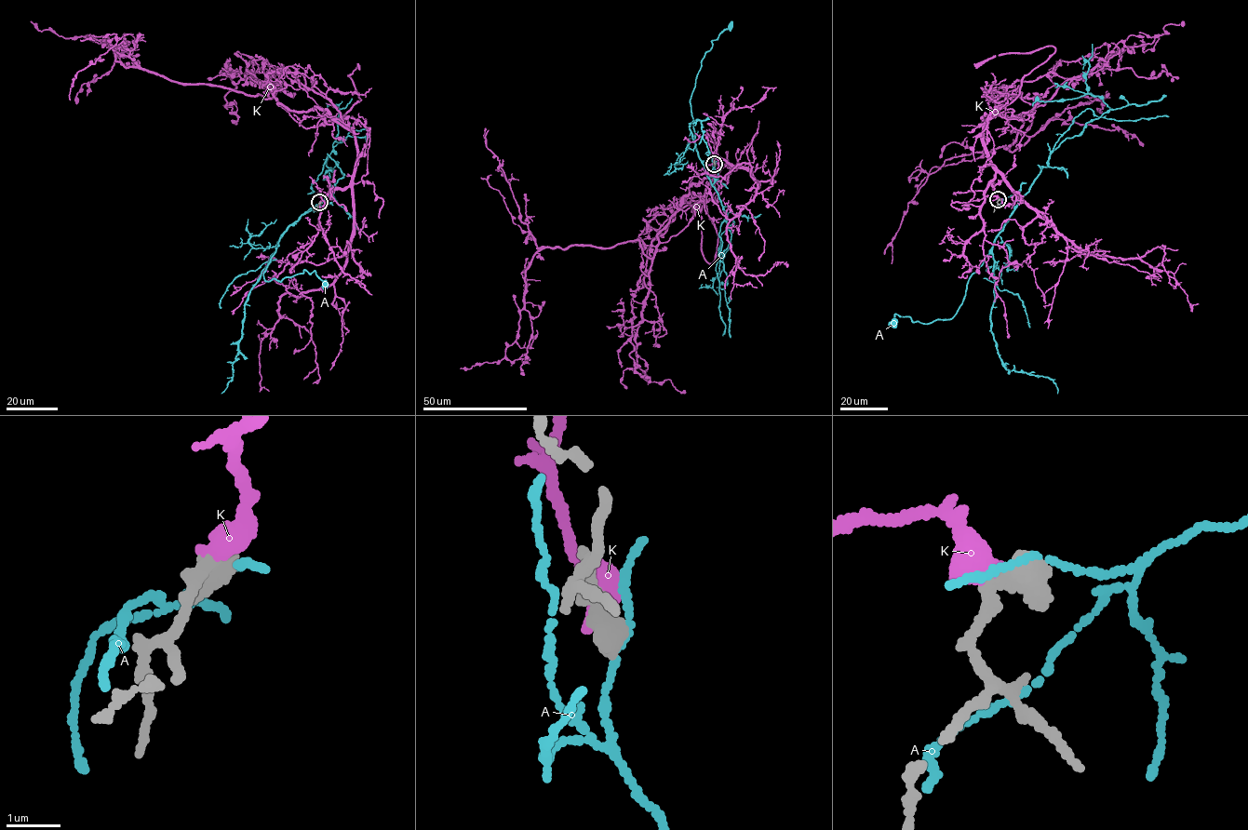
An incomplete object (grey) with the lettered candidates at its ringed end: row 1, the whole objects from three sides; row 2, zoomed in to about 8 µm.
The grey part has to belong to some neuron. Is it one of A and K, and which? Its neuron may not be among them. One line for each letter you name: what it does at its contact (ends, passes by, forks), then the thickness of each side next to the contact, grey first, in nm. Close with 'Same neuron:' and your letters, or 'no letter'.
K: It ends there. Thickness 550 nm (grey) against 480 nm
Same neuron: K

